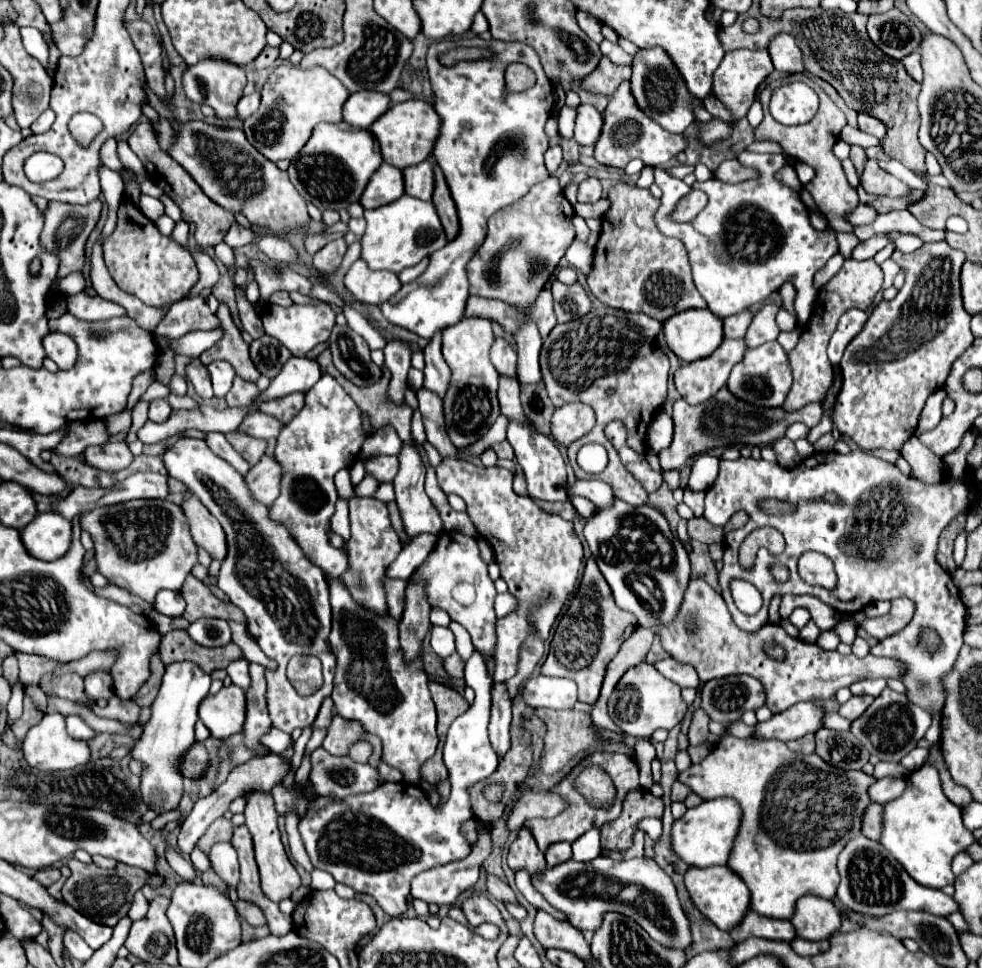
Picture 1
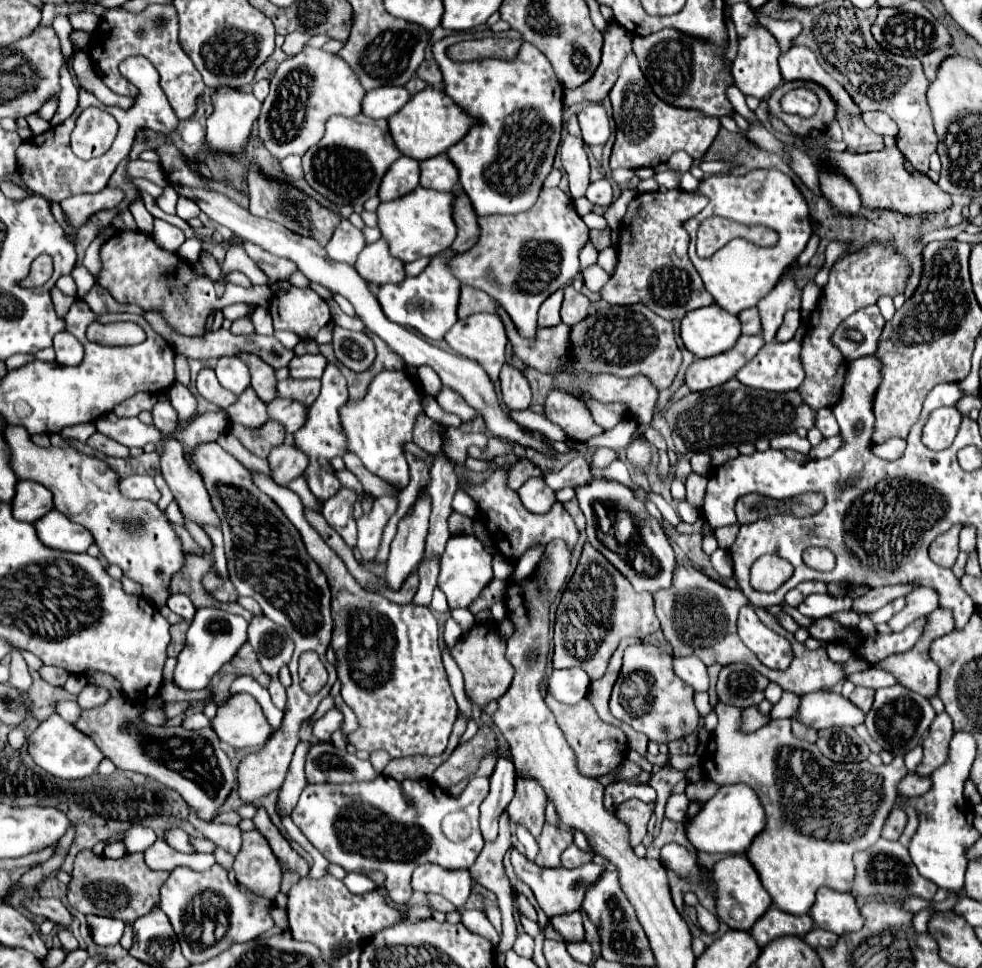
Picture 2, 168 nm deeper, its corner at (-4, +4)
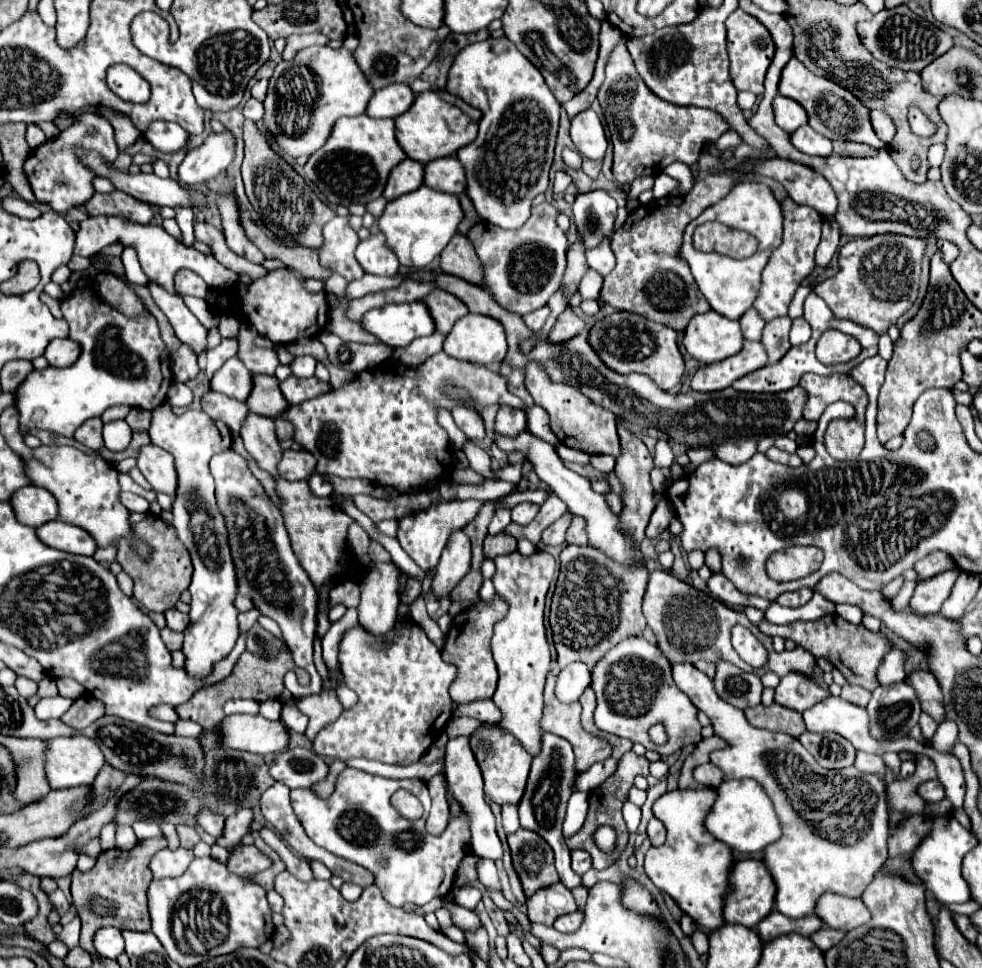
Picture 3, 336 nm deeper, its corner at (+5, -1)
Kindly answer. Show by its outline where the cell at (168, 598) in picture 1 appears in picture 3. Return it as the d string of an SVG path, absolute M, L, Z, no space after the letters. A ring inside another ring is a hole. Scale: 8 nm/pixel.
M176 608L166 610L164 616L166 616L166 622L168 622L168 628L172 628L172 630L176 630L176 632L184 632L186 626L188 626L188 622L190 622L188 614L184 614L184 612L176 610Z

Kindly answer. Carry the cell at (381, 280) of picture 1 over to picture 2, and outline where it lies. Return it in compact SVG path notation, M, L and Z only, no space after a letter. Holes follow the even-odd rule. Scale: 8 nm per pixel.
M385 239L365 245L365 249L359 253L355 269L365 281L373 285L401 283L405 279L403 261L397 261L397 257L393 259L389 245L385 245Z

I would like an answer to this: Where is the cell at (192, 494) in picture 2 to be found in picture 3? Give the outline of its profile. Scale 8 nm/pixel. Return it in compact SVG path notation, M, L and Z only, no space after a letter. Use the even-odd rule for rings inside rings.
M154 444L142 446L140 456L138 456L138 468L144 474L144 478L150 482L152 490L168 494L170 498L176 496L178 474L176 474L174 458L170 452Z

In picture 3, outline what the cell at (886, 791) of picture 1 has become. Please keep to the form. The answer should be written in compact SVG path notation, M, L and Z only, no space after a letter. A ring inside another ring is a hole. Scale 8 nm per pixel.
M928 780L918 786L918 796L924 798L926 802L940 802L944 798L944 788L940 786L938 780Z

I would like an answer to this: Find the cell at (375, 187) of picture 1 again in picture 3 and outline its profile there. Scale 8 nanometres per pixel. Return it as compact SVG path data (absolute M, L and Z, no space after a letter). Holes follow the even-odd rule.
M406 158L392 168L382 196L386 200L394 200L402 194L408 194L422 186L422 178L424 178L424 164Z

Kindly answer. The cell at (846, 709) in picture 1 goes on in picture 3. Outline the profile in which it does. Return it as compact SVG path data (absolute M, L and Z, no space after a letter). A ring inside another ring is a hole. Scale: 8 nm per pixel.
M846 684L842 688L842 698L856 704L856 706L866 706L868 700L870 700L870 692L860 688L860 686L852 686L852 684Z

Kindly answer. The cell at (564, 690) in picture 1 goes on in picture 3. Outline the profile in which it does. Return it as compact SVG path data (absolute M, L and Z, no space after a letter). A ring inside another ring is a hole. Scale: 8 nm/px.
M574 662L570 666L566 666L564 670L560 670L558 674L558 682L556 682L556 698L564 704L576 702L582 694L584 688L588 688L590 684L590 672L586 670L586 666L582 662Z

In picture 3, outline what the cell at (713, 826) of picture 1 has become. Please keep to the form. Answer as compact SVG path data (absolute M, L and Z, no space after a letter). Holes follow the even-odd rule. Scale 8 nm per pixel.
M728 780L722 782L716 792L718 796L708 816L704 818L704 826L716 840L726 844L732 852L754 854L760 852L764 846L772 844L776 838L780 838L782 830L776 812L772 810L772 802L756 780Z

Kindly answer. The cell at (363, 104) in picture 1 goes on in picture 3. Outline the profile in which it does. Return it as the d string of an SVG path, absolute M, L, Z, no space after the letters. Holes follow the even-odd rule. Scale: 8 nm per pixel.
M408 84L386 86L384 90L374 92L366 106L366 114L370 118L396 118L404 114L414 102L414 94Z

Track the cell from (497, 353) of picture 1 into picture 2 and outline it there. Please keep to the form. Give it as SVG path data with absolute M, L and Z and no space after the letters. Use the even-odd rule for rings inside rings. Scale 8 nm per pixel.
M505 363L499 375L499 381L501 381L503 403L511 411L523 411L531 405L531 387L521 369L513 367L511 363Z

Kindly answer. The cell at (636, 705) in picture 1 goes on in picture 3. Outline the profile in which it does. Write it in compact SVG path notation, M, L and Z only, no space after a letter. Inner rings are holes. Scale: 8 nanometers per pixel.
M642 636L626 638L624 642L616 644L596 664L596 670L592 672L592 688L596 690L598 698L594 722L600 730L640 742L646 750L654 750L660 756L668 756L688 744L696 744L702 738L696 706L672 680L670 662L664 658L660 648ZM652 724L664 724L668 734L668 742L664 746L654 746L648 740L648 728Z

